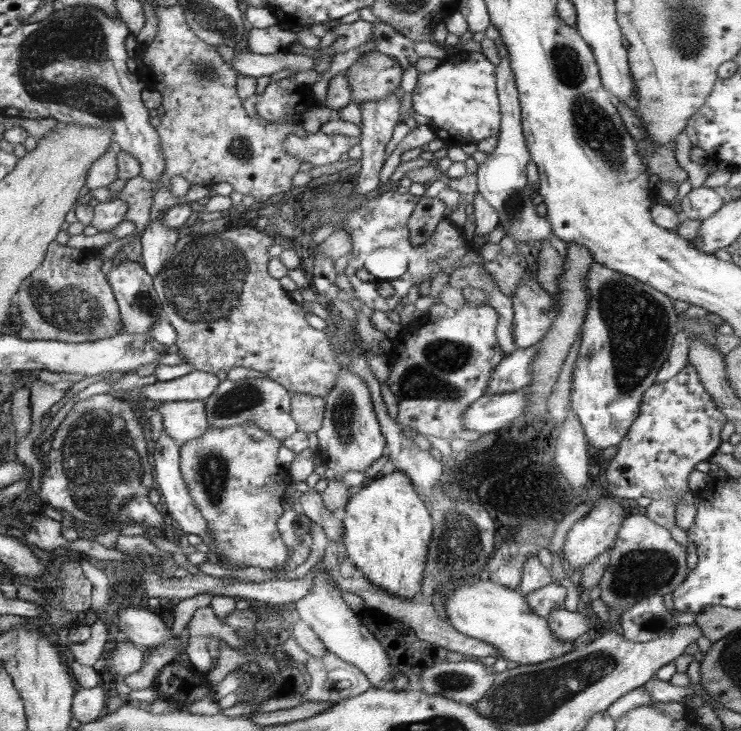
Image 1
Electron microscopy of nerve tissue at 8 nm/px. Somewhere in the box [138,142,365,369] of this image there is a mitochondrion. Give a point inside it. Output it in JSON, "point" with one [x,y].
{"point":[205,282]}

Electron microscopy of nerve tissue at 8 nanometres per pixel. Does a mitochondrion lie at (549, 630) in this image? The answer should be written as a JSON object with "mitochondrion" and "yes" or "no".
{"mitochondrion":"no"}

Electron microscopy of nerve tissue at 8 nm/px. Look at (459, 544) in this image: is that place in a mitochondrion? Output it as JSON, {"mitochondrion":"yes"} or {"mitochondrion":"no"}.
{"mitochondrion":"yes"}

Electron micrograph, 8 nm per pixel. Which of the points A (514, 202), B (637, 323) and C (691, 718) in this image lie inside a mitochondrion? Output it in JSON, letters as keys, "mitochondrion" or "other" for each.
{"A":"mitochondrion","B":"mitochondrion","C":"other"}

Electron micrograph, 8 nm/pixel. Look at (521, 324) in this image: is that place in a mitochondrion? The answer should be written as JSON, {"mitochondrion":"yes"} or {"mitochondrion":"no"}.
{"mitochondrion":"no"}

